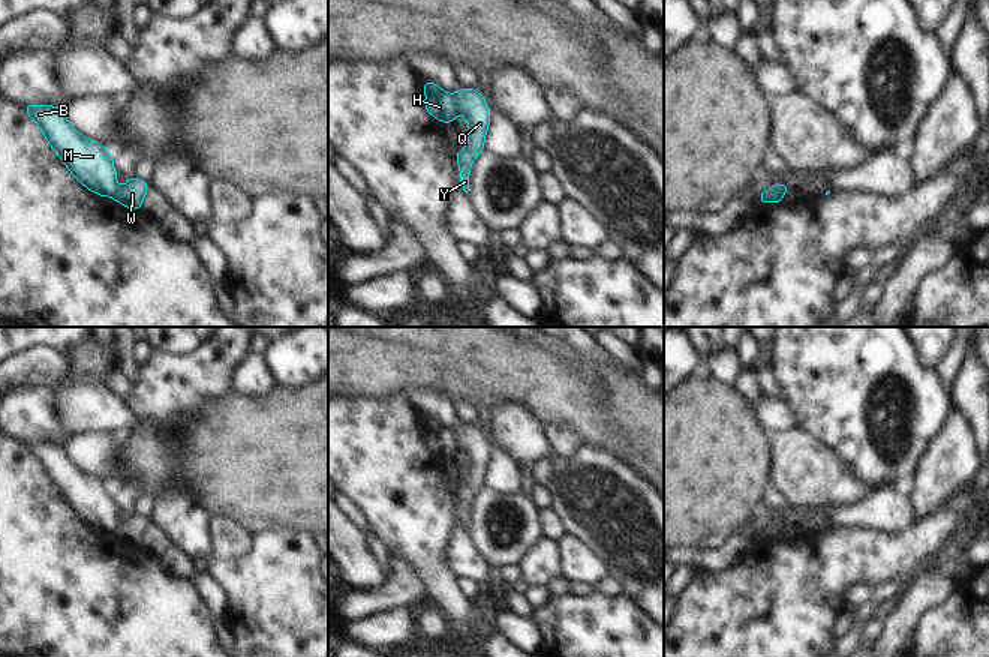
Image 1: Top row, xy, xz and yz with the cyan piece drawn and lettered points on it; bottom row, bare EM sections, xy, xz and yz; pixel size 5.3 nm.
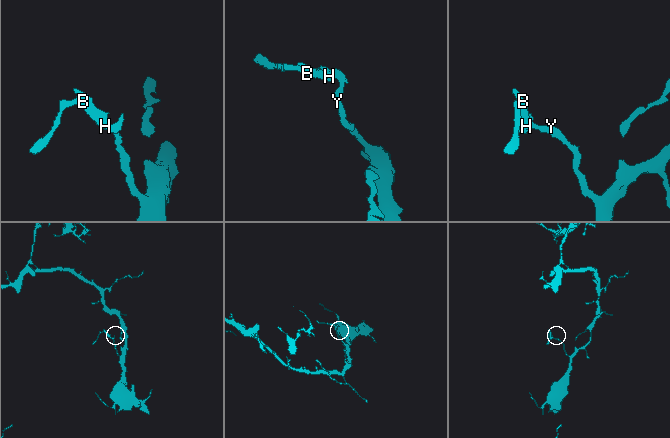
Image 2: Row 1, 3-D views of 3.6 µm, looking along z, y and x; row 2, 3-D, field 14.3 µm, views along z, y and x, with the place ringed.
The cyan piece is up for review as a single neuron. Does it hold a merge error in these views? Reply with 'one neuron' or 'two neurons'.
two neurons

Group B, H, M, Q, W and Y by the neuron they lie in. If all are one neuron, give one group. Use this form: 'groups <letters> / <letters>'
groups B H M / Q W Y

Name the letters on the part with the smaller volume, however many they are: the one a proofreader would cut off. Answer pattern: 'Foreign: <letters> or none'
Foreign: B, H, M

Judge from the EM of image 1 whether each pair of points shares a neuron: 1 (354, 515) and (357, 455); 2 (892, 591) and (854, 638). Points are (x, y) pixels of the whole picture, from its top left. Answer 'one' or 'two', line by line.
1: two
2: one

